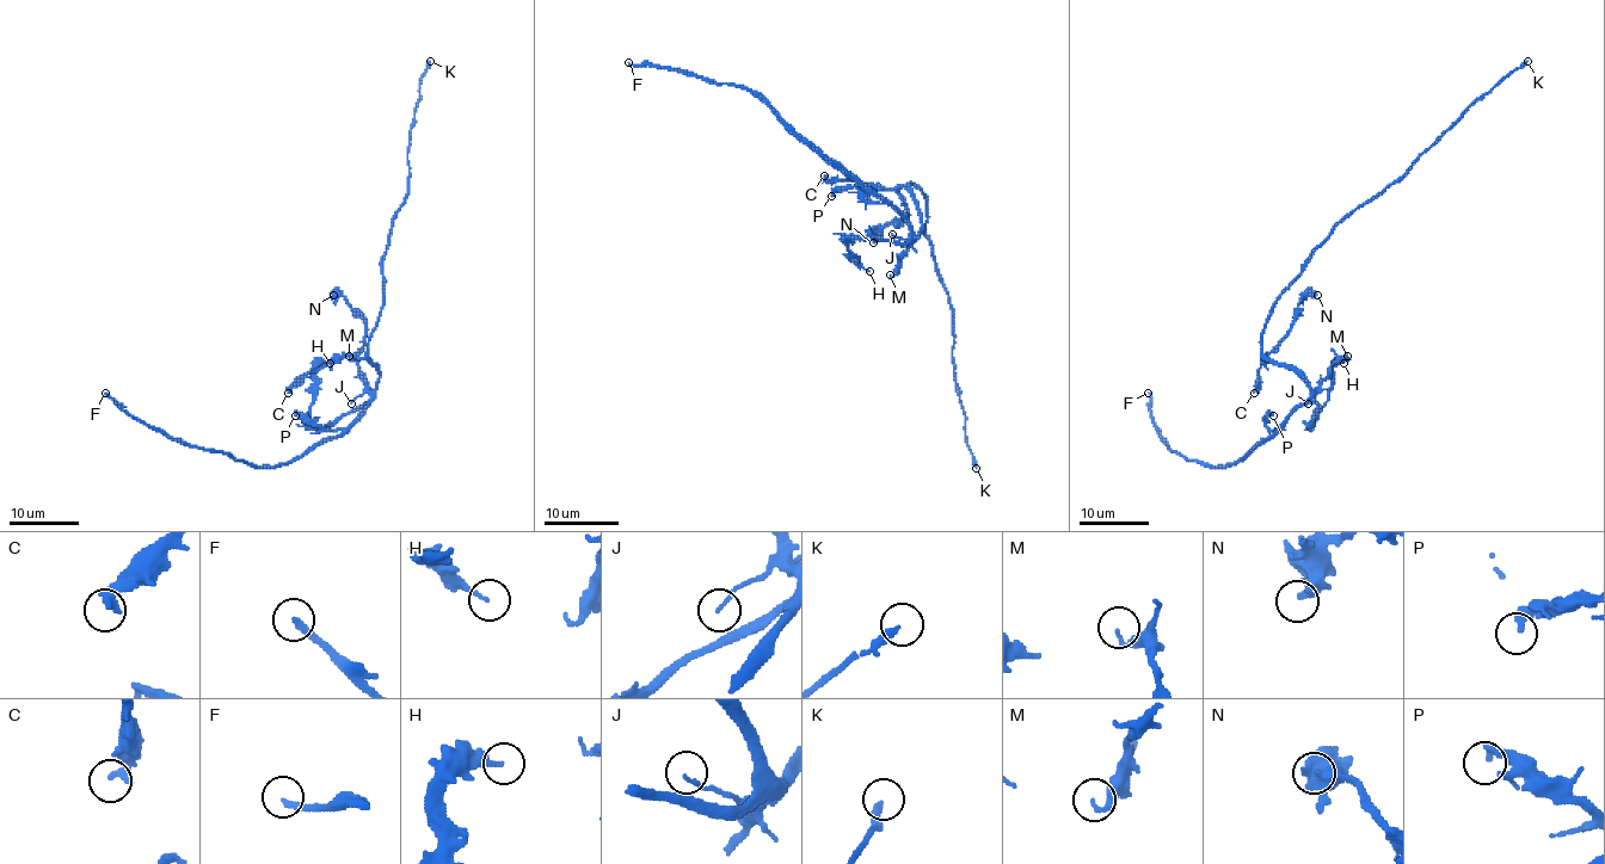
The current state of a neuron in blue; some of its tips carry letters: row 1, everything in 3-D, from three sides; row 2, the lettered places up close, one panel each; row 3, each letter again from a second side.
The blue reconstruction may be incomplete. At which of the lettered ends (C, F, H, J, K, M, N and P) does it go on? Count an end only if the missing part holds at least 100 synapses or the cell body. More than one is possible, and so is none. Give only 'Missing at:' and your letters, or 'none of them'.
Missing at: K

